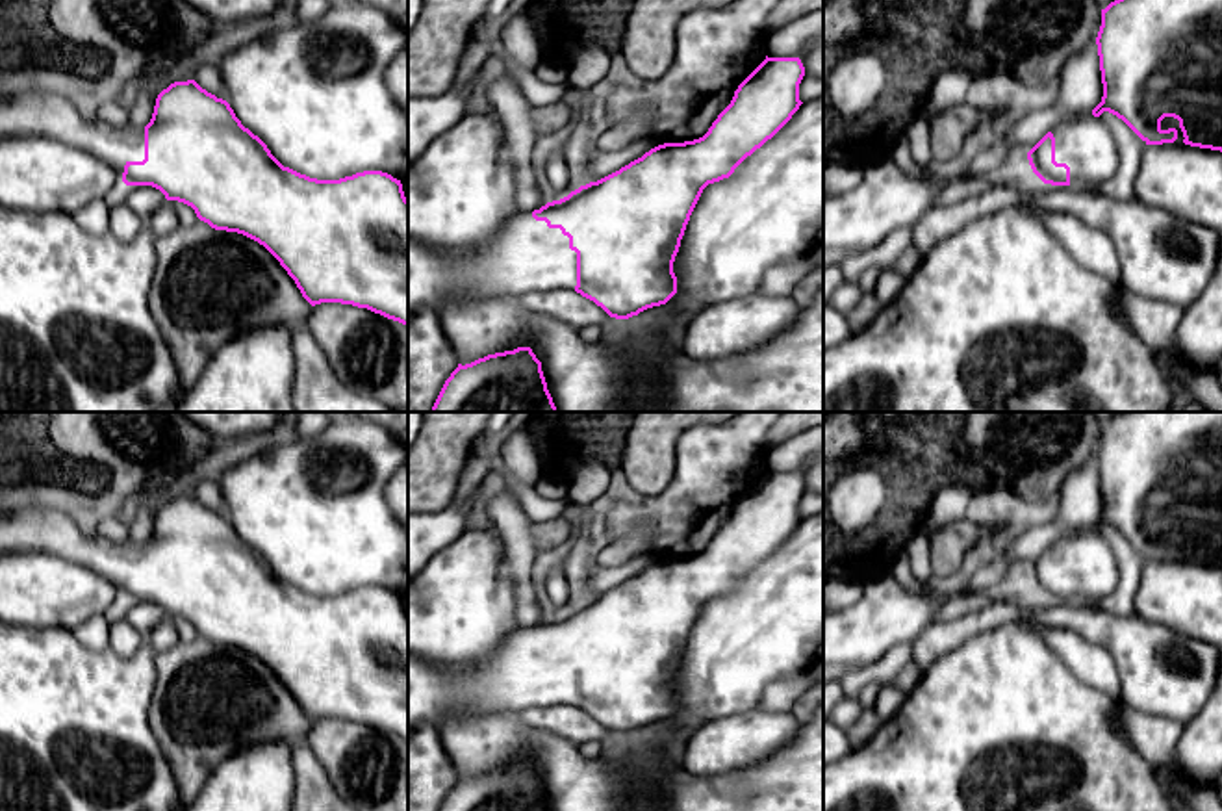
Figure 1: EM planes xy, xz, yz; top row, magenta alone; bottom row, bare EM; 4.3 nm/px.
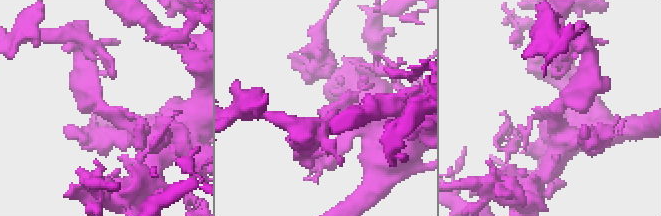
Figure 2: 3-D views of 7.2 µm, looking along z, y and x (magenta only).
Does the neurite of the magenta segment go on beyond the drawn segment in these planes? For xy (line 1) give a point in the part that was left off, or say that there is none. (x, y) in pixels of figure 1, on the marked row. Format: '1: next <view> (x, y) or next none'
1: next xy (25, 114)

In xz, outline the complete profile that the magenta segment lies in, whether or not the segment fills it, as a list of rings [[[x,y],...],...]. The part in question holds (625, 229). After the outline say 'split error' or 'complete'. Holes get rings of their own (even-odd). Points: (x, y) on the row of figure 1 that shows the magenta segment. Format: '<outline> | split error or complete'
[[[768,58],[738,85],[731,104],[708,132],[694,141],[664,143],[619,171],[534,212],[510,217],[490,243],[467,252],[447,254],[408,238],[408,317],[419,310],[438,312],[445,303],[464,299],[510,297],[528,291],[575,290],[593,301],[610,317],[629,319],[666,304],[677,293],[673,262],[690,215],[708,184],[729,178],[734,169],[771,139],[799,109],[799,84],[805,67],[799,58]]] | split error

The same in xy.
[[[195,80],[163,89],[146,126],[89,121],[54,93],[17,93],[0,98],[0,137],[46,135],[113,167],[126,186],[152,186],[167,200],[191,206],[215,230],[243,234],[263,245],[295,280],[312,304],[341,303],[367,308],[408,327],[408,199],[401,180],[382,171],[363,171],[339,180],[317,180],[284,167],[267,145],[241,124],[230,104]]] | split error

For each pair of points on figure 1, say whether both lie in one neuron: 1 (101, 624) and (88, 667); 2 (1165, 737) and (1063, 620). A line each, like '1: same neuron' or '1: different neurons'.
1: different neurons
2: different neurons

